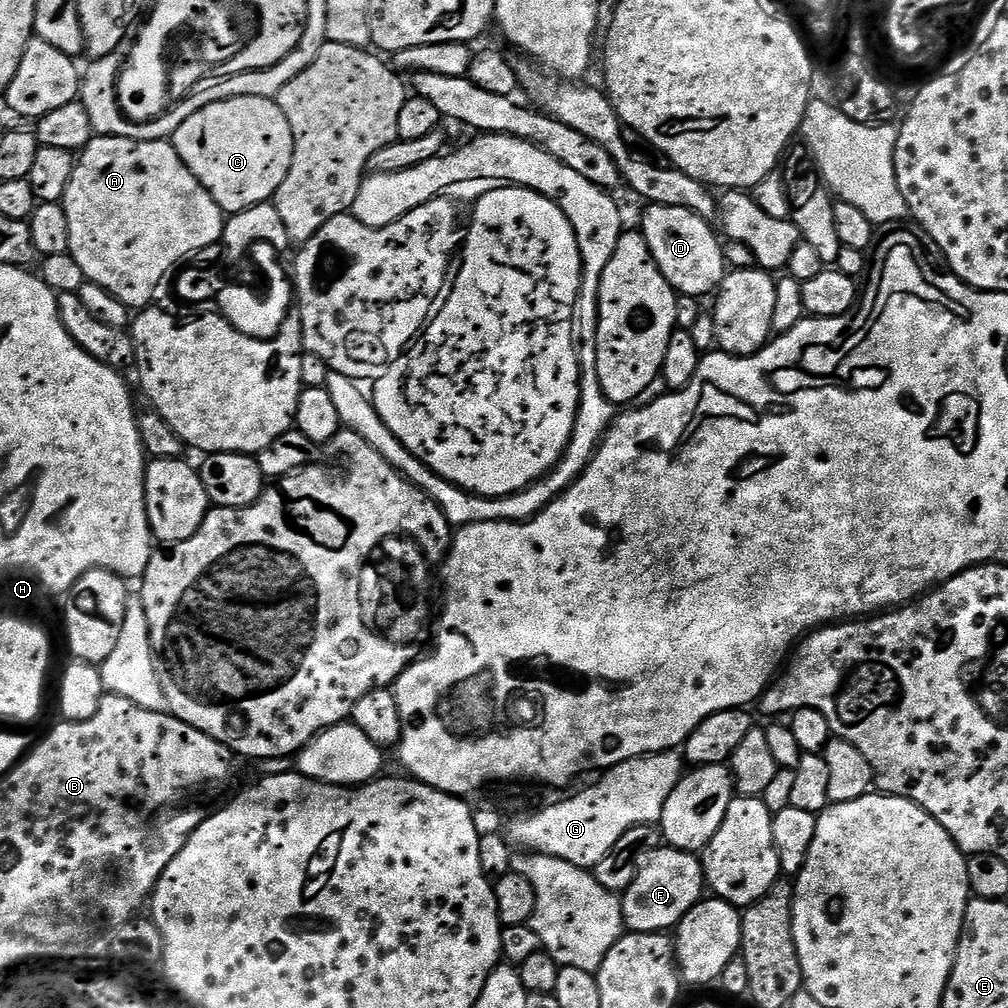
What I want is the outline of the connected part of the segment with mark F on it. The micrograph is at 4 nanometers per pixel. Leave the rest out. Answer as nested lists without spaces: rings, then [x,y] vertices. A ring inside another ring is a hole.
[[[661,846],[641,863],[634,882],[622,894],[624,926],[628,932],[662,932],[675,929],[682,917],[706,892],[704,866],[695,852]]]

